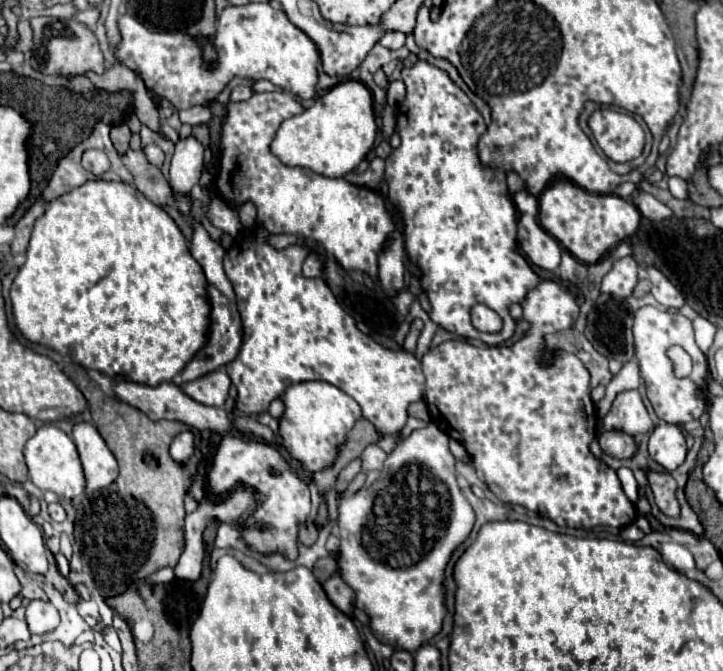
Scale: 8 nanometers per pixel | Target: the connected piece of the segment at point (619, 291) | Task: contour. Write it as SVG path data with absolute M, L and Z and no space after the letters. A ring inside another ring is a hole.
M625 256L613 260L613 268L607 272L607 276L601 282L601 292L627 298L631 296L635 284L637 284L637 262L633 256Z

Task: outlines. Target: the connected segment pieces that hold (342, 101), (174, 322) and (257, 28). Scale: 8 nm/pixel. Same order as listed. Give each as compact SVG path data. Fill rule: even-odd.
M345 80L323 94L311 108L287 118L271 144L271 152L287 166L303 166L329 178L341 178L353 172L373 148L377 138L377 122L373 112L373 96L363 82Z
M91 180L59 196L57 200L49 202L47 212L35 222L35 228L31 232L27 260L19 268L19 274L11 286L11 302L13 302L15 324L27 340L49 346L59 354L63 354L63 348L67 348L73 362L85 368L99 370L109 378L127 378L147 386L159 386L163 382L171 382L177 374L181 374L185 362L189 362L189 358L193 358L193 354L197 354L197 350L205 346L205 330L209 330L209 326L205 326L205 314L209 314L209 306L205 306L205 274L201 274L199 262L193 258L193 254L189 254L189 244L181 228L163 208L147 200L137 188L125 182Z
M251 2L245 6L229 4L221 12L213 36L217 52L215 66L211 66L203 56L209 38L189 38L178 32L147 30L129 14L121 14L117 26L121 34L121 42L115 50L117 62L139 74L147 90L169 100L177 110L197 104L207 106L235 76L245 80L265 78L303 100L315 96L319 52L315 44L289 22L285 12L273 8L269 2Z

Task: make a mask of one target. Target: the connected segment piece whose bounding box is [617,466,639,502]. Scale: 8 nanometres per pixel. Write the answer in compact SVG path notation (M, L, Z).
M627 466L617 468L617 476L619 476L621 484L623 484L623 490L625 490L627 498L629 498L631 502L637 502L637 498L639 498L639 496L637 496L637 482L635 482L635 476L633 476L631 468L627 468Z

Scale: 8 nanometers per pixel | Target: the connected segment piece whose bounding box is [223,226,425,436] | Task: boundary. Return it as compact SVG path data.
M263 226L243 232L235 238L233 246L223 258L225 274L233 284L237 296L237 308L243 320L243 346L237 358L227 364L227 374L239 392L237 408L251 412L265 412L271 400L279 398L281 392L293 382L305 380L325 380L343 392L347 392L363 410L363 418L369 420L379 434L391 436L399 434L407 422L407 406L411 402L423 400L425 376L421 372L421 362L407 350L387 350L373 342L371 336L359 332L355 320L345 314L345 310L335 300L323 278L305 278L301 274L301 264L309 256L307 246L287 246L283 250L273 248L269 242L269 232Z

